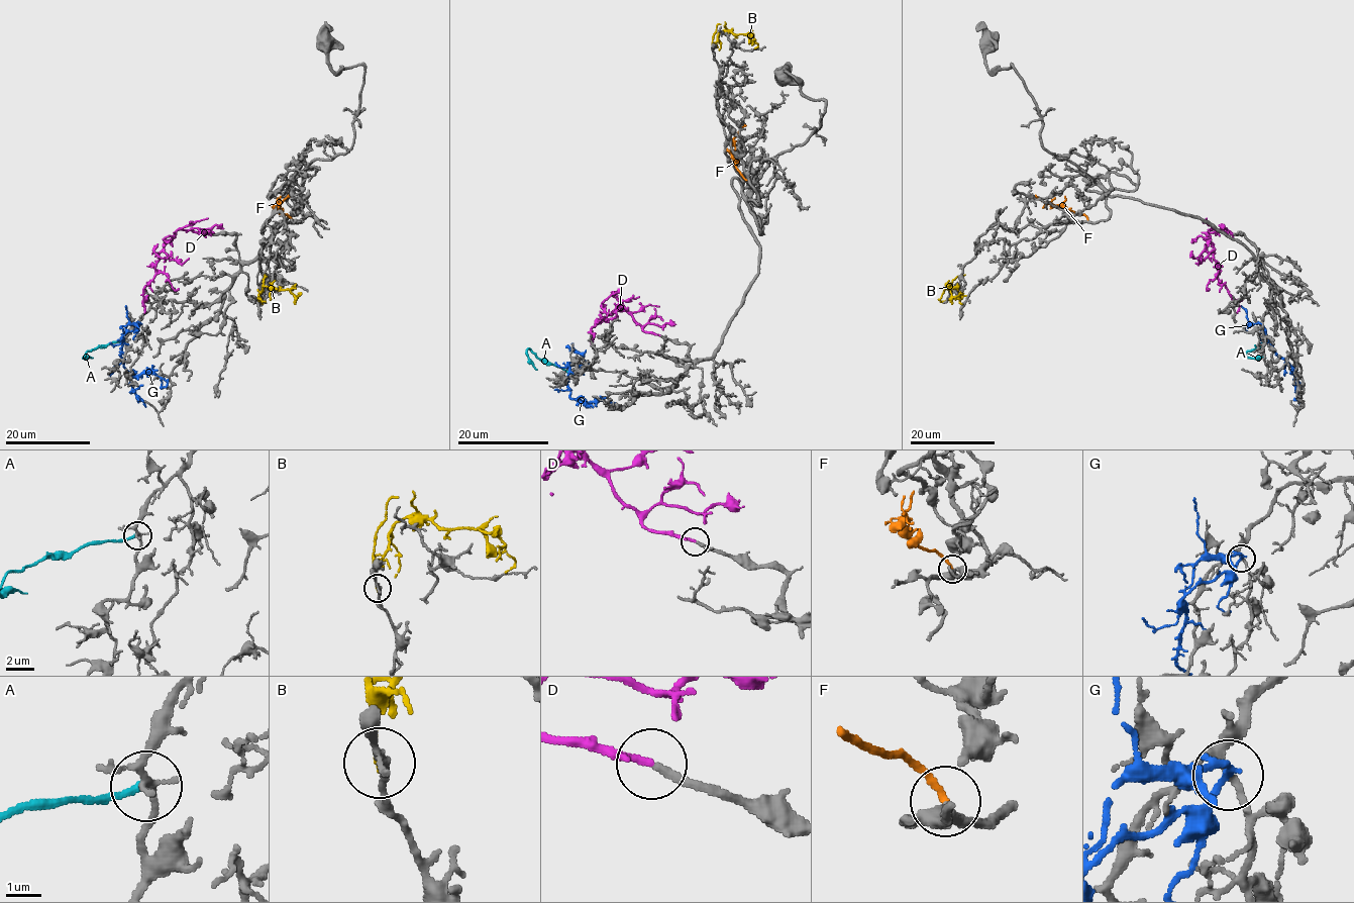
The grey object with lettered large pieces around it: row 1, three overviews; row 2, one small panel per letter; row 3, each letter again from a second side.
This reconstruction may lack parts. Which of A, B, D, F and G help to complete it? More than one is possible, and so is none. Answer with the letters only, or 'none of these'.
D, F

